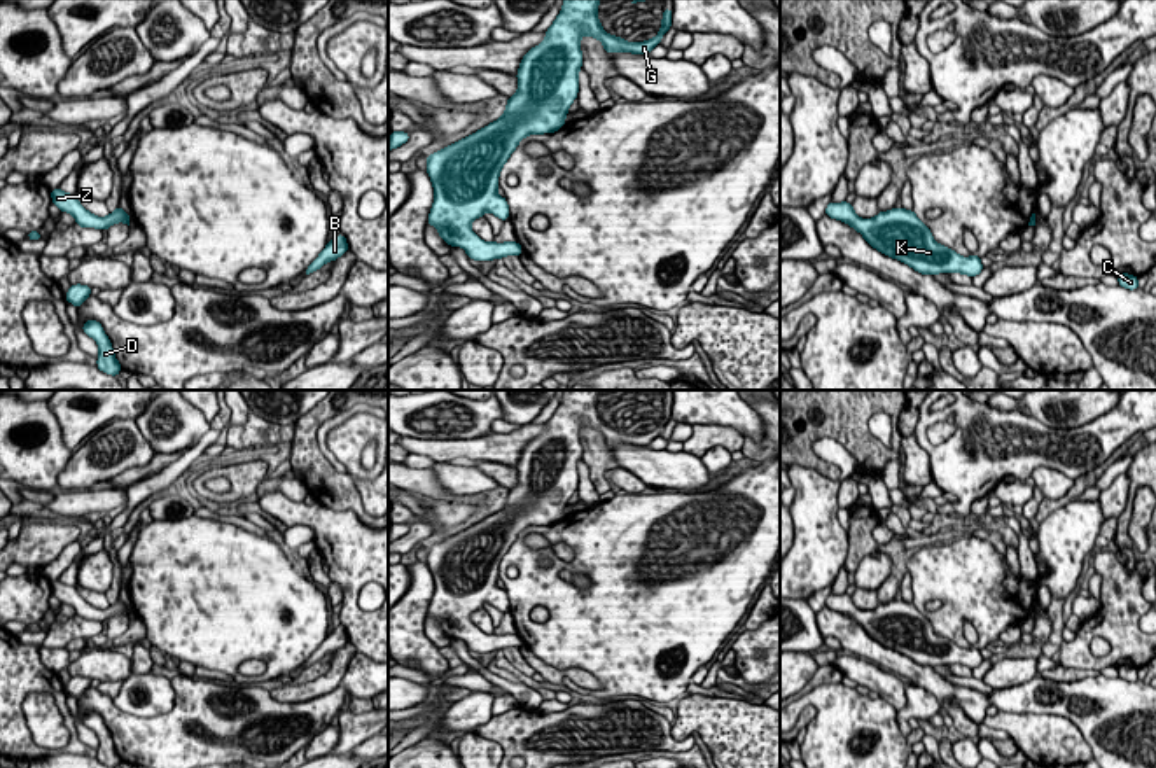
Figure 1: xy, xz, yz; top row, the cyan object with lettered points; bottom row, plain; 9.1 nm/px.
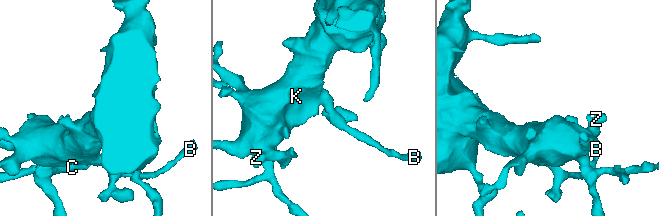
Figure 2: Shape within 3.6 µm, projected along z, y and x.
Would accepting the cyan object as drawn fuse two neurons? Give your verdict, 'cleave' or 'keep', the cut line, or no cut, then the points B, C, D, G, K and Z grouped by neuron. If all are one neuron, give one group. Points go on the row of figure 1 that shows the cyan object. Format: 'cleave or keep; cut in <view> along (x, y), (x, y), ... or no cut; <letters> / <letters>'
keep; no cut; B C D G K Z

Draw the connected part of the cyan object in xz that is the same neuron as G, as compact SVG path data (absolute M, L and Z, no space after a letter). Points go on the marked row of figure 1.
M563 0L563 7L554 23L546 30L546 38L532 47L518 68L518 91L509 96L505 112L500 119L481 128L479 131L448 145L427 157L427 173L434 185L434 203L427 224L435 226L439 236L449 247L462 247L469 259L491 261L505 255L521 255L518 241L483 241L472 229L470 222L486 212L502 220L509 220L507 199L497 194L498 175L518 143L528 135L554 133L565 126L565 115L579 93L579 70L582 68L581 37L589 35L603 44L605 52L649 54L672 28L672 9L663 9L661 30L645 42L626 42L609 35L596 17L600 0Z

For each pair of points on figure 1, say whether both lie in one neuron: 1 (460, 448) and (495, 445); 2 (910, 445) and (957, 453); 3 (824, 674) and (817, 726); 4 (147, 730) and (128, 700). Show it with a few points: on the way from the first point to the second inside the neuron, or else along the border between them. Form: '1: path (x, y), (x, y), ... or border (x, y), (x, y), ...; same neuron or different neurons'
1: path (469, 448), (487, 448); same neuron
2: border (917, 408), (915, 441), (927, 453), (933, 480); different neurons
3: border (826, 683), (798, 700); different neurons
4: border (175, 698), (153, 716), (111, 700); different neurons

